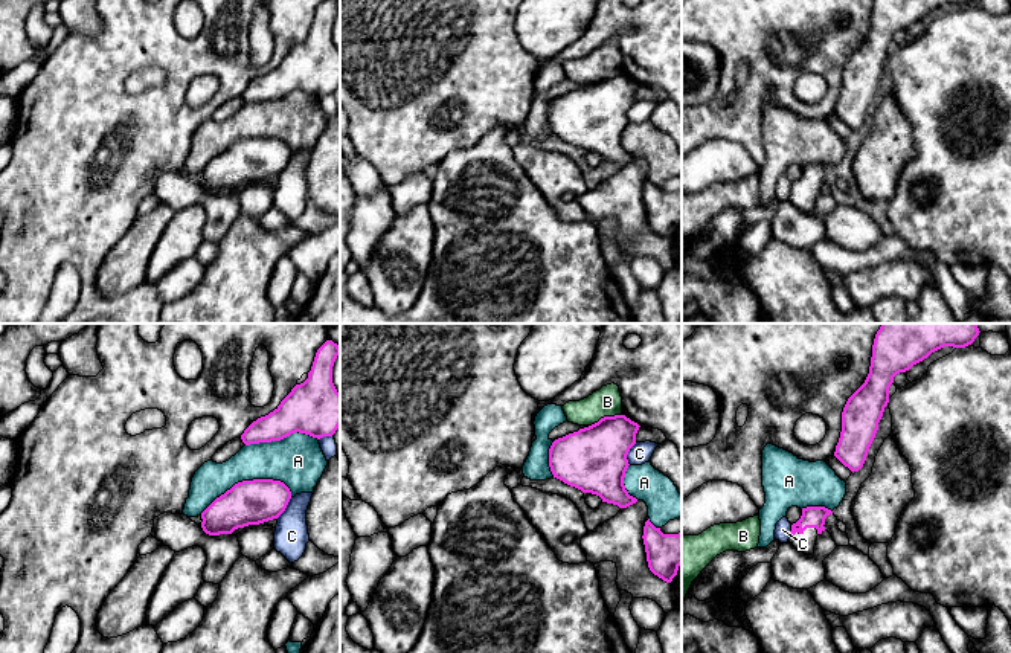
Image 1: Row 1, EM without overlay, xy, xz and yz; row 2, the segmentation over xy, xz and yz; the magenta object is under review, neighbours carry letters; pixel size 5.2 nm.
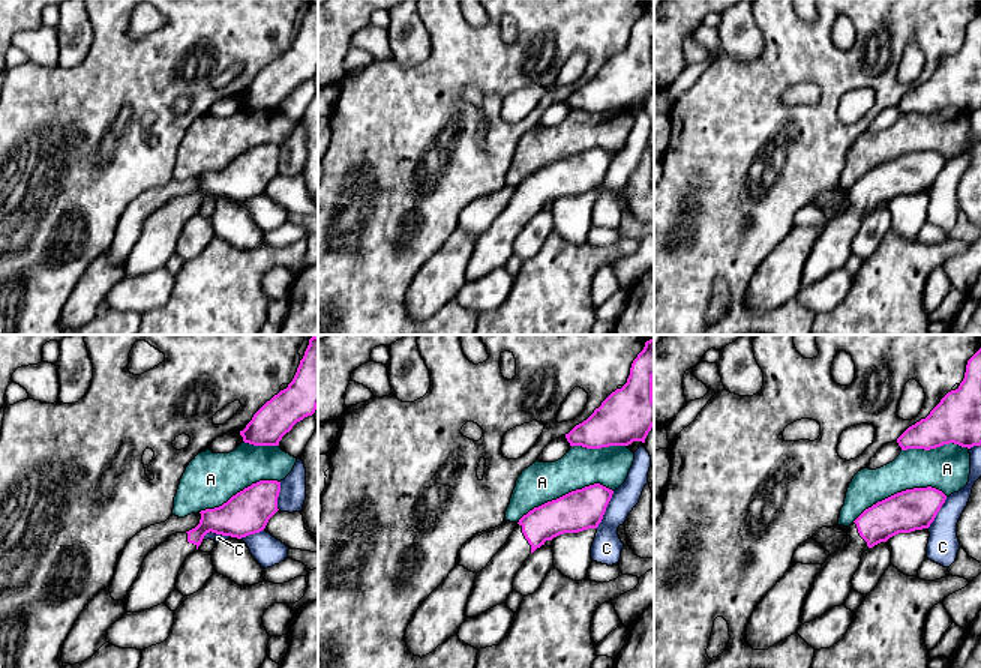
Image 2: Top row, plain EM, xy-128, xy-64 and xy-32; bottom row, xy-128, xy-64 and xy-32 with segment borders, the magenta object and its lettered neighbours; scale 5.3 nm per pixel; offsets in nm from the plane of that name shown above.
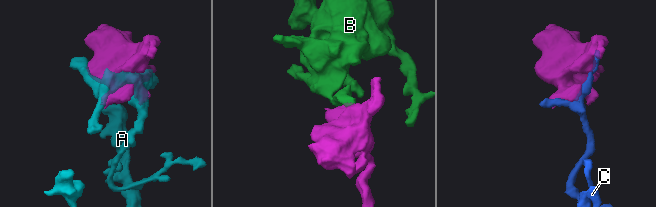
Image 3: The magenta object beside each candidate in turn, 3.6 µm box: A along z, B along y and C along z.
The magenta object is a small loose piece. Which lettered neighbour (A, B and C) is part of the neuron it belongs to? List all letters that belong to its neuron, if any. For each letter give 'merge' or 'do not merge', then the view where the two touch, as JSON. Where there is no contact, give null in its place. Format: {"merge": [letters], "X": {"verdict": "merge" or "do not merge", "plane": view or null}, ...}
{"merge": [], "A": {"verdict": "do not merge", "plane": "xy"}, "B": {"verdict": "do not merge", "plane": "xz"}, "C": {"verdict": "do not merge", "plane": "xz"}}

